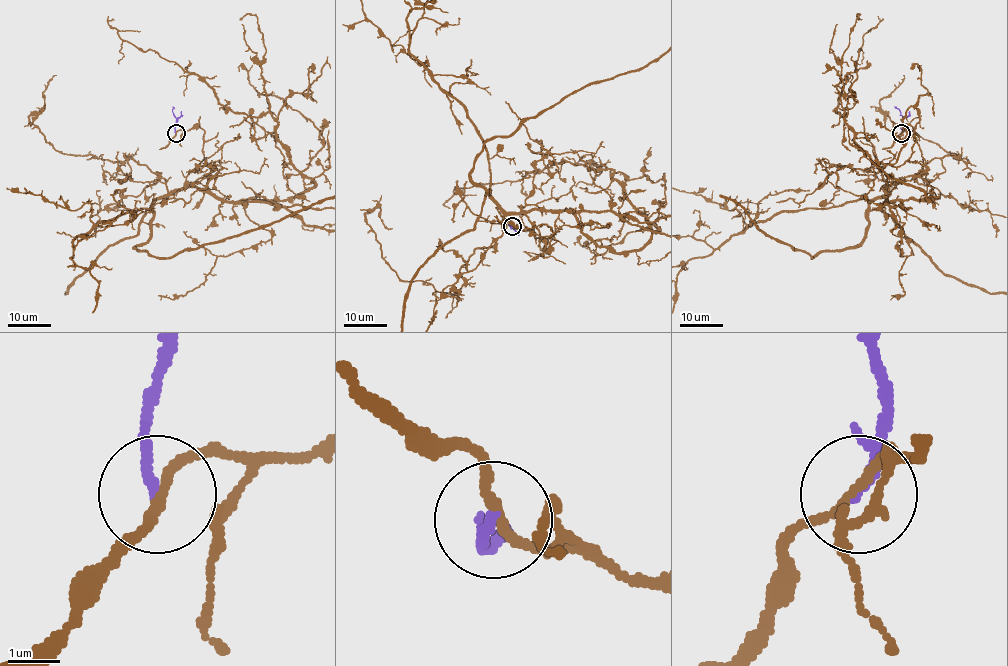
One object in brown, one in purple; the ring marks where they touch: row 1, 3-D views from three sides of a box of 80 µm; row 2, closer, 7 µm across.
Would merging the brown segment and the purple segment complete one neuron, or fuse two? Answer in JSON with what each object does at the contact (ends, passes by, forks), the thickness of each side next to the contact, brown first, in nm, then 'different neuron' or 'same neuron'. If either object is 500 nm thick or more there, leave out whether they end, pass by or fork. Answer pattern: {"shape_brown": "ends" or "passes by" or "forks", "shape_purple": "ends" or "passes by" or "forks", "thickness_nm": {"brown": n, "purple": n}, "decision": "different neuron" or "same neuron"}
{"shape_brown": "passes by", "shape_purple": "passes by", "thickness_nm": {"brown": 180, "purple": 140}, "decision": "different neuron"}

